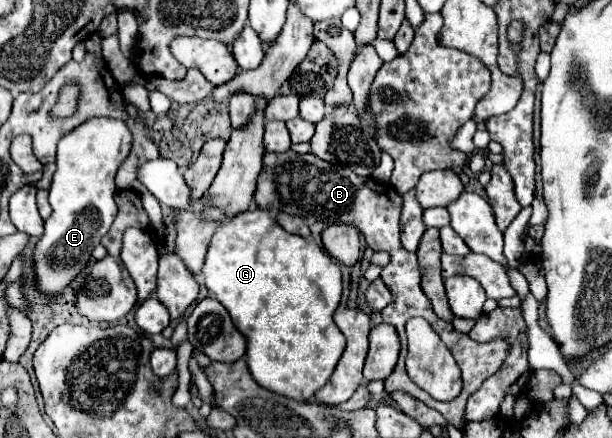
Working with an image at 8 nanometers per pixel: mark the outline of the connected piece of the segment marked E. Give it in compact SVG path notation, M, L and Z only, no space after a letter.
M93 119L83 125L79 125L75 131L67 133L59 145L57 145L57 171L53 175L53 183L49 189L49 203L53 207L51 217L45 221L45 231L35 243L33 249L33 277L37 291L55 301L63 295L63 291L69 287L69 283L93 261L91 251L101 243L101 237L109 231L115 215L115 173L121 163L121 159L127 157L131 145L131 133L121 121L111 119Z

